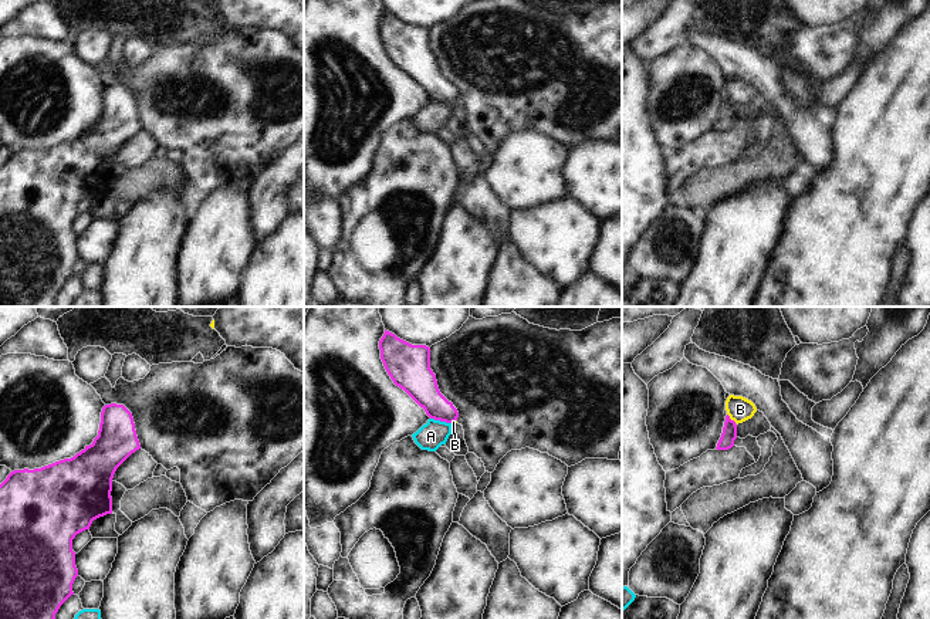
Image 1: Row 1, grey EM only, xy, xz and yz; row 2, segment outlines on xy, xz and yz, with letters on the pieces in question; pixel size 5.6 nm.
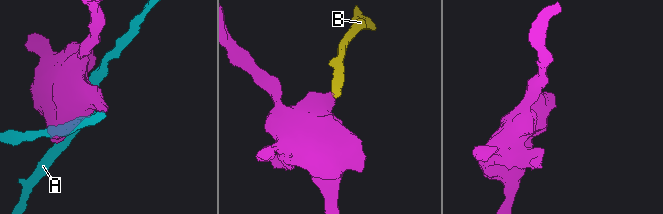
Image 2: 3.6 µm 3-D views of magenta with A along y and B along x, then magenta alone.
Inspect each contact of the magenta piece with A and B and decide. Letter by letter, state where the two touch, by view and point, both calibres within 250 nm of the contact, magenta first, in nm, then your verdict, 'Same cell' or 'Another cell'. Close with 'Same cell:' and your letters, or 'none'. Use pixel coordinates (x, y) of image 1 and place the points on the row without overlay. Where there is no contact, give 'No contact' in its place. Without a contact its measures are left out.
A: Touches magenta at xz (440, 102). Thickness 190 nm (magenta) against 160 nm. Another cell
B: Touches magenta at yz (730, 101). Thickness 90 nm (magenta) against 140 nm. Another cell
Same cell: none.

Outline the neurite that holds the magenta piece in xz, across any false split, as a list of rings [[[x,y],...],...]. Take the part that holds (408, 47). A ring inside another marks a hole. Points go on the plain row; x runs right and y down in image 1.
[[[385,11],[379,23],[381,41],[396,68],[403,71],[430,101],[453,105],[457,91],[439,72],[430,51],[430,30],[412,27]]]

